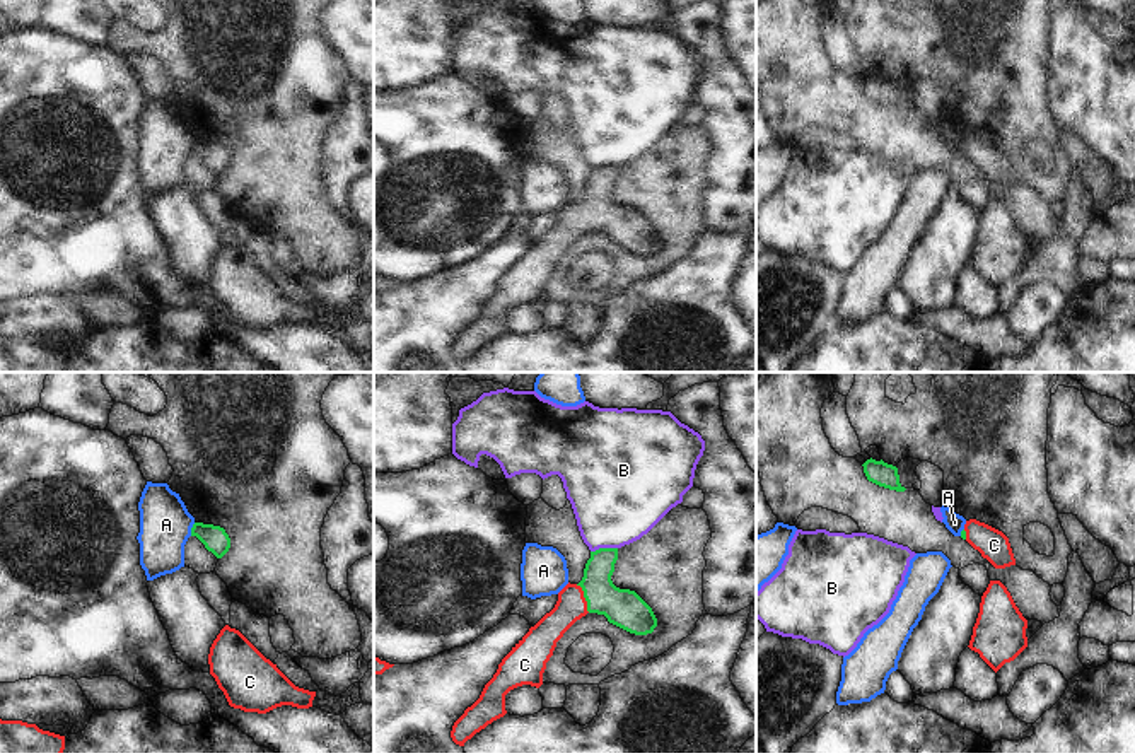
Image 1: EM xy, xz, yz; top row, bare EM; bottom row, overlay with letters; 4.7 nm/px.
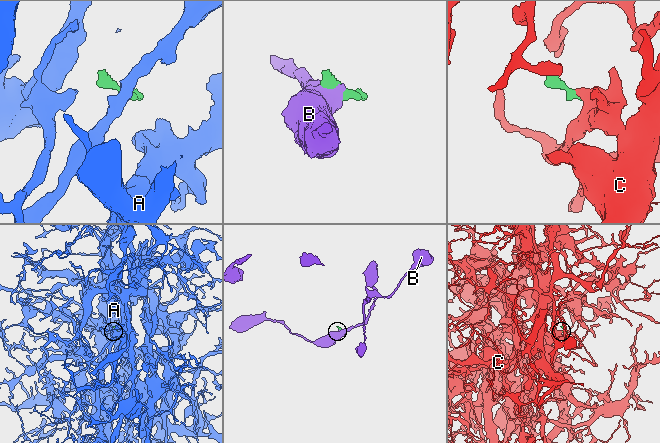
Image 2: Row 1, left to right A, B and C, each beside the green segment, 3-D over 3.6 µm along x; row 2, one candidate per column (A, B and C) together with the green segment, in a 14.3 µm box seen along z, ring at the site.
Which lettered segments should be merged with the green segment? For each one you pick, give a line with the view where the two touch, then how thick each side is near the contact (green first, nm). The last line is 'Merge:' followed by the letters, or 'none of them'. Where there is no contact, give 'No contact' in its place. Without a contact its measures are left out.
C: Touches green in xz. Thickness 180 nm (green) against 140 nm
Merge: C

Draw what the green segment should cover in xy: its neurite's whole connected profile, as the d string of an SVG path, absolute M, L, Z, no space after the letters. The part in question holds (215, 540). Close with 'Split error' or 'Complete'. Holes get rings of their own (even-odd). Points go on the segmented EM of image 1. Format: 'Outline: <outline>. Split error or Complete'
Outline: M195 522L191 536L196 536L217 558L222 558L230 548L230 538L220 526Z. Complete

